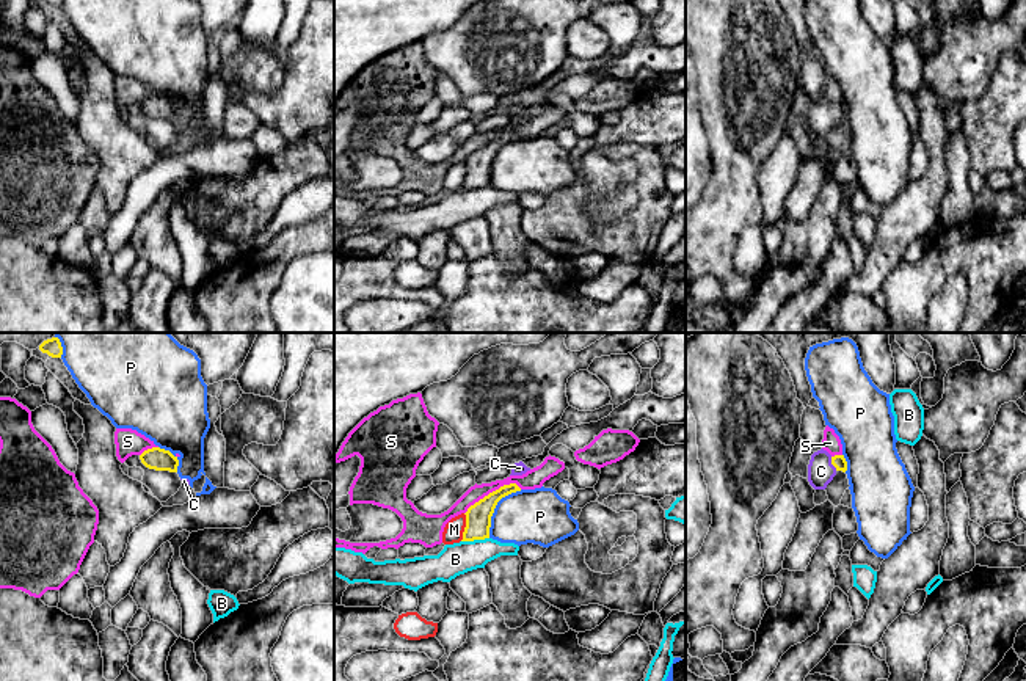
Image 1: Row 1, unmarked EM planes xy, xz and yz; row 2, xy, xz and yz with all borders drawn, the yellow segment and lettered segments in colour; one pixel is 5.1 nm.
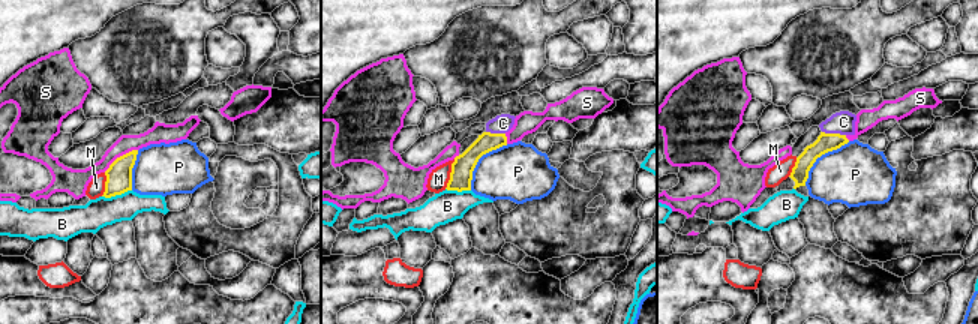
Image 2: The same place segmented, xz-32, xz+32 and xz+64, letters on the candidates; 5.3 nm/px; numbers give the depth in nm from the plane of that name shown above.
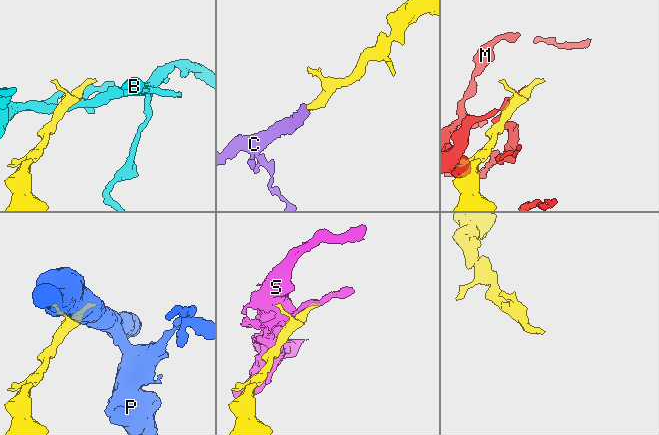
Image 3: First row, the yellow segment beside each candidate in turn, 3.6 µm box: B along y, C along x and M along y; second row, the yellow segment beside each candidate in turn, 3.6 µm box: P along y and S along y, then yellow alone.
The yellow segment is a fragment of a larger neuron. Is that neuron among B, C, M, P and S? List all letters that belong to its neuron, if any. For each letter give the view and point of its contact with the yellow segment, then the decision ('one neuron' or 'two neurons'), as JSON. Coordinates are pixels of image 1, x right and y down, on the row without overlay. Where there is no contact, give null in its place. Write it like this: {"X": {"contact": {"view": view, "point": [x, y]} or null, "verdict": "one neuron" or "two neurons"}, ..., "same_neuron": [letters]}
{"B": {"contact": {"view": "xz", "point": [474, 187]}, "verdict": "two neurons"}, "C": {"contact": {"view": "yz", "point": [832, 112]}, "verdict": "one neuron"}, "M": {"contact": {"view": "xz", "point": [465, 176]}, "verdict": "two neurons"}, "P": {"contact": {"view": "xz", "point": [494, 156]}, "verdict": "two neurons"}, "S": {"contact": {"view": "xz", "point": [493, 140]}, "verdict": "two neurons"}, "same_neuron": ["C"]}

